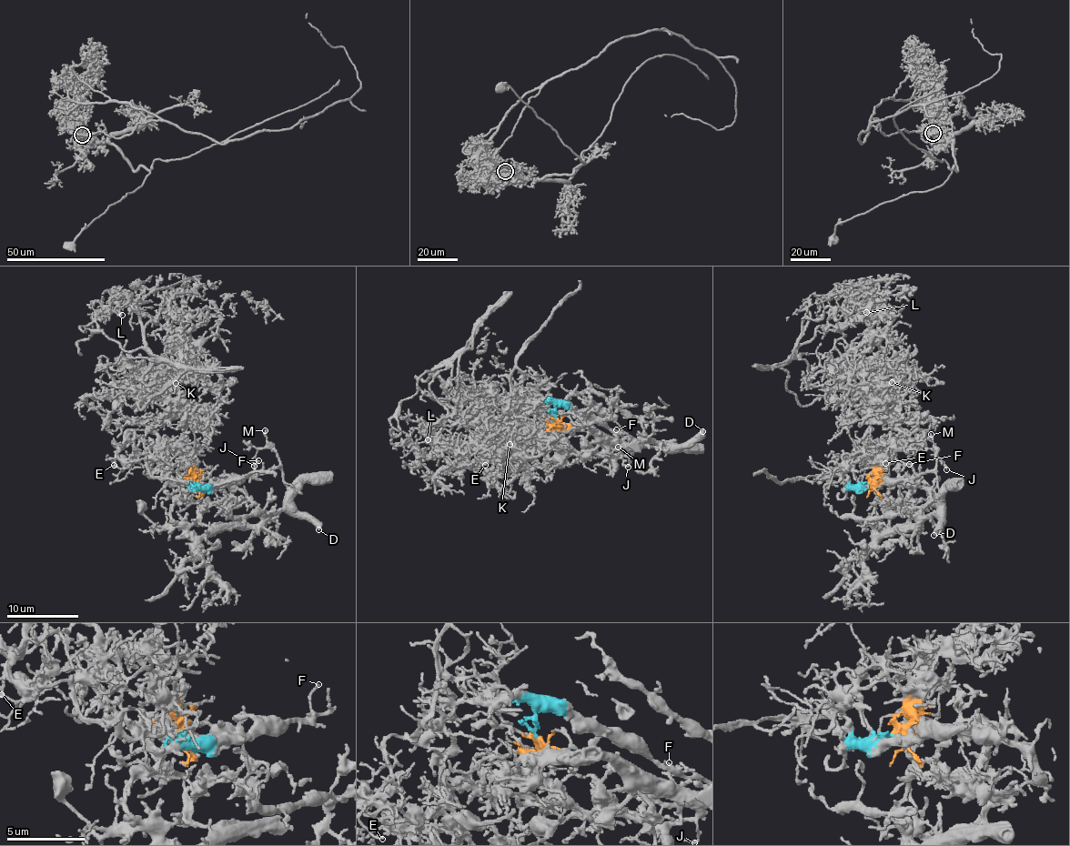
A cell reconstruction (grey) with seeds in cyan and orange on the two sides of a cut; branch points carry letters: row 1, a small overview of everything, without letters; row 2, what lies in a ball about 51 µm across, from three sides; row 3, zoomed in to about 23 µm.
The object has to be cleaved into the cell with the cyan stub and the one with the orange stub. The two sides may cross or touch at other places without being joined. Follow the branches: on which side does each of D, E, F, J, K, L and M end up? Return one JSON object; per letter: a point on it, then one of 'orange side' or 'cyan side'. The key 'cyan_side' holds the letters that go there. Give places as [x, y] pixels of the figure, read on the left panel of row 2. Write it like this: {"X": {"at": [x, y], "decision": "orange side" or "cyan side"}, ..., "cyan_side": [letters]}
{"D": {"at": [318, 529], "decision": "cyan side"}, "E": {"at": [114, 465], "decision": "orange side"}, "F": {"at": [258, 460], "decision": "cyan side"}, "J": {"at": [254, 466], "decision": "cyan side"}, "K": {"at": [176, 383], "decision": "orange side"}, "L": {"at": [122, 315], "decision": "orange side"}, "M": {"at": [265, 430], "decision": "cyan side"}, "cyan_side": ["D", "F", "J", "M"]}

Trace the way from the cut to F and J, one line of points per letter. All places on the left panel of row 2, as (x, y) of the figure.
F: (195, 484), (240, 483), (256, 471), (256, 465), (259, 461)
J: (195, 484), (243, 483), (247, 478), (257, 477), (277, 468), (278, 457), (267, 448), (257, 451), (253, 465)

